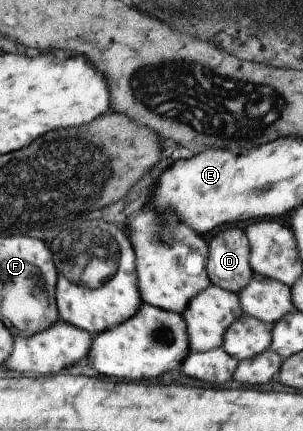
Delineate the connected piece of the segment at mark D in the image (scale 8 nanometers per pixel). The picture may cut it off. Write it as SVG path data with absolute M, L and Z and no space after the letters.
M239 227L219 231L209 243L206 270L216 286L239 293L252 280L250 245L247 234Z

